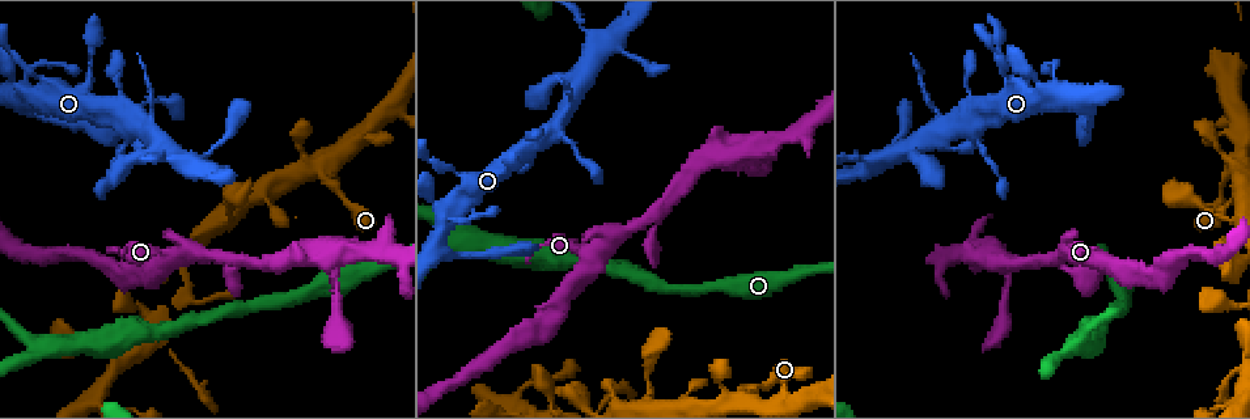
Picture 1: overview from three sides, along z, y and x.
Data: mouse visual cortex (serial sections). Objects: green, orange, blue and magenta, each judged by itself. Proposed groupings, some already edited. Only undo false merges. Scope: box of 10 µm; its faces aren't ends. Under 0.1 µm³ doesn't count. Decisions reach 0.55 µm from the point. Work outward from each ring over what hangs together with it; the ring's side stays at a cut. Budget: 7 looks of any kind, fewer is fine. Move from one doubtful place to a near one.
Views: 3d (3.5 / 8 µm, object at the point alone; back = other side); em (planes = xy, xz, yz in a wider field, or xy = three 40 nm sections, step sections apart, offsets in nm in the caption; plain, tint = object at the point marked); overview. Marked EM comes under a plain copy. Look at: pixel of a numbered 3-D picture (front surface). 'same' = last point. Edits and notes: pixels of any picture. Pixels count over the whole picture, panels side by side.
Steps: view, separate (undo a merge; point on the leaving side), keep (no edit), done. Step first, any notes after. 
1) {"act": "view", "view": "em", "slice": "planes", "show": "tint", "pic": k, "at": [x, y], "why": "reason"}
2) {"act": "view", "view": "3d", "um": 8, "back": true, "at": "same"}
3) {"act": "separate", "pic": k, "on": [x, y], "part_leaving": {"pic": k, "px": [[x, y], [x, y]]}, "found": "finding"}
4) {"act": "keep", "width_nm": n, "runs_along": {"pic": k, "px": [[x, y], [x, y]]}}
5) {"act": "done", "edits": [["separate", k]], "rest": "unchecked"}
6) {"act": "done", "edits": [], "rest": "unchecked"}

{"act": "view", "view": "em", "slice": "xy", "step": 3, "show": "tint", "pic": 1, "at": [748, 162], "why": "three arms meet"}

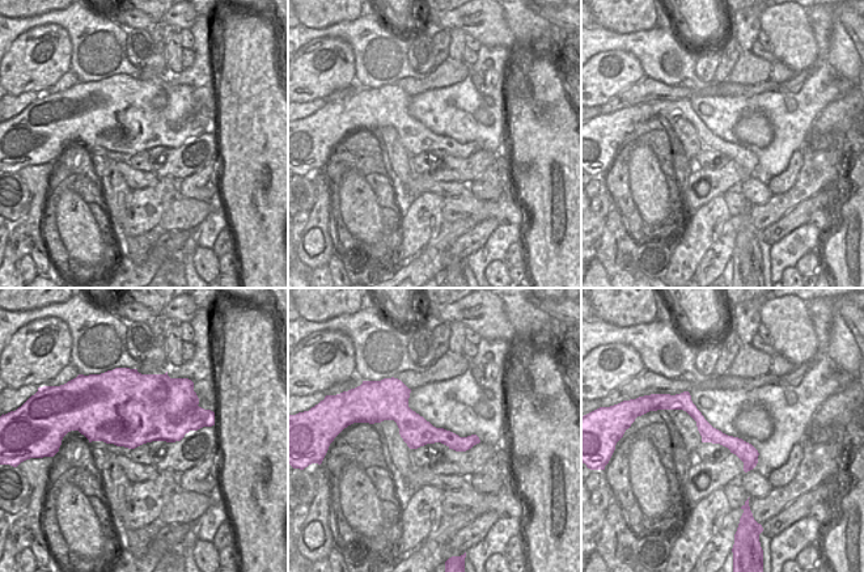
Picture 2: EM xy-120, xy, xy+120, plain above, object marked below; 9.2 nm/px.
{"act": "view", "view": "3d", "um": 3.5, "at": "same", "why": "see where the arms go"}

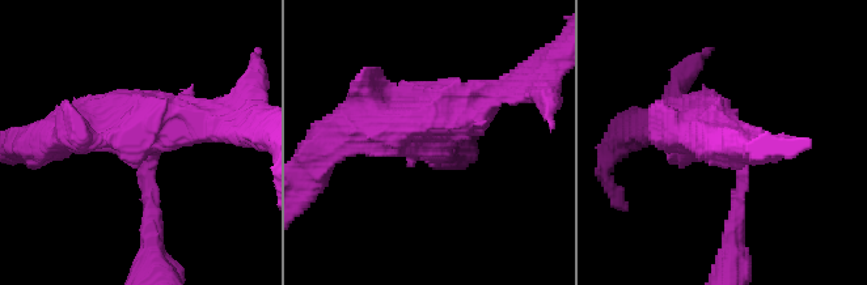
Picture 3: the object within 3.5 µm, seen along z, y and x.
{"act": "keep", "width_nm": 280, "runs_along": {"pic": 3, "px": [[334, 135], [499, 92]]}, "found": "continuous, no second cell"}

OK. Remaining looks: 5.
{"act": "view", "view": "3d", "um": 3.5, "pic": 1, "at": [605, 49], "why": "four or more arms meet"}

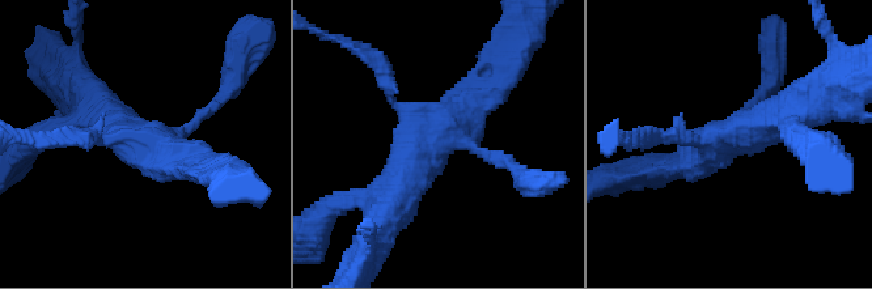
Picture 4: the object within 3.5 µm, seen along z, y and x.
{"act": "keep", "arms": 4, "arm_widths_nm": [150, 150, 350, 500], "runs_along": {"pic": 4, "px": [[396, 203], [440, 130], [496, 83]]}, "found": "continuous, no second cell"}

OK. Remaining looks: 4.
{"act": "view", "view": "3d", "um": 8, "back": true, "pic": 1, "at": [1048, 101], "why": "three-way junction"}

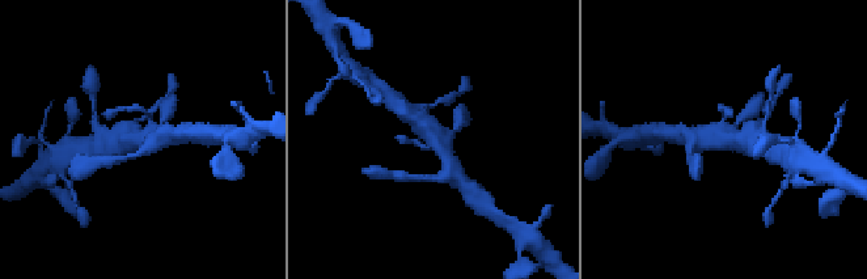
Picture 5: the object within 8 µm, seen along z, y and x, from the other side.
{"act": "view", "view": "3d", "um": 3.5, "at": "same", "why": "zoom in"}

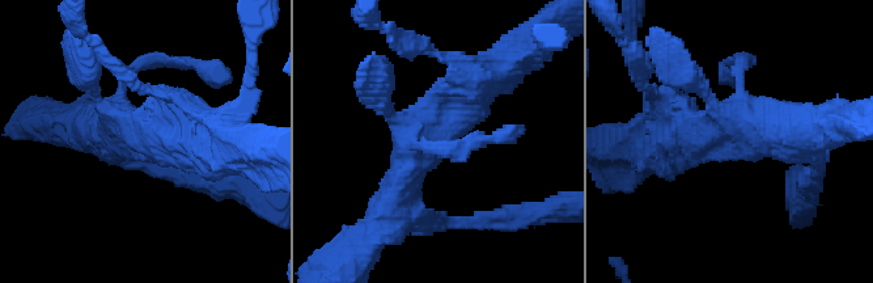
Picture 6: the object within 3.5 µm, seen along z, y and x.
{"act": "view", "view": "em", "slice": "xy", "step": 1, "show": "tint", "pic": 6, "at": [139, 134], "why": "need the tissue"}

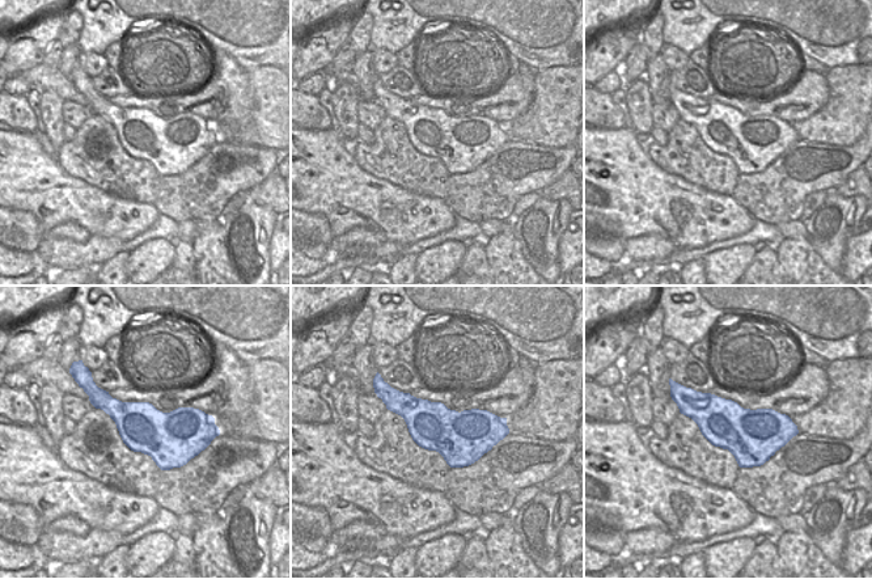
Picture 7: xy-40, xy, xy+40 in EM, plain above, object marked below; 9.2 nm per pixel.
{"act": "keep", "runs_along": {"pic": 6, "px": [[499, 72], [406, 169], [402, 210]]}, "found": "all the same cell"}

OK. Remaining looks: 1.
{"act": "done", "edits": [], "rest": "unchecked"}

